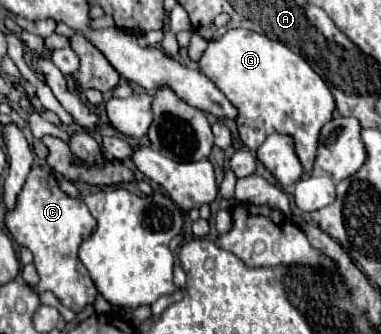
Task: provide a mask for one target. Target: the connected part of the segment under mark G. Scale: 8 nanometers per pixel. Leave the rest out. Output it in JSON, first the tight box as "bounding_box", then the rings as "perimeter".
{"bounding_box":[198,28,334,170],"perimeter":[[[234,28],[222,38],[212,40],[198,64],[200,72],[238,108],[238,132],[250,150],[256,150],[274,132],[290,134],[304,170],[312,170],[320,128],[332,120],[334,96],[302,56],[258,32]]]}

